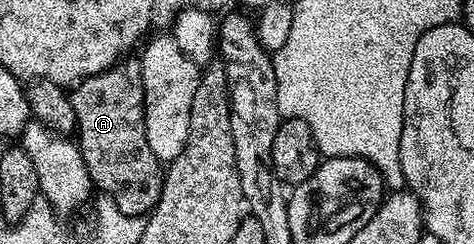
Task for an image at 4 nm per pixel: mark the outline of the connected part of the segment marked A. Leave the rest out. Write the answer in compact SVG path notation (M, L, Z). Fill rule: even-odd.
M131 58L74 84L69 94L76 113L79 152L94 190L112 199L121 213L143 217L161 197L165 167L153 157L145 137L140 60Z

